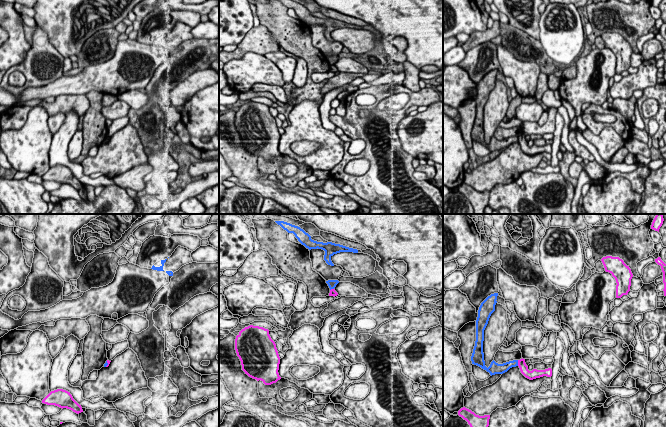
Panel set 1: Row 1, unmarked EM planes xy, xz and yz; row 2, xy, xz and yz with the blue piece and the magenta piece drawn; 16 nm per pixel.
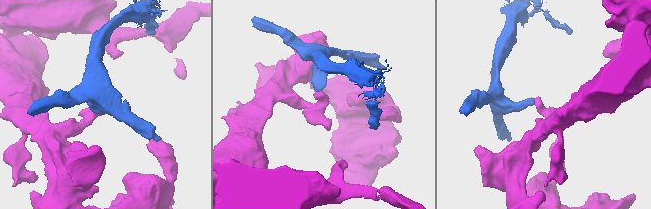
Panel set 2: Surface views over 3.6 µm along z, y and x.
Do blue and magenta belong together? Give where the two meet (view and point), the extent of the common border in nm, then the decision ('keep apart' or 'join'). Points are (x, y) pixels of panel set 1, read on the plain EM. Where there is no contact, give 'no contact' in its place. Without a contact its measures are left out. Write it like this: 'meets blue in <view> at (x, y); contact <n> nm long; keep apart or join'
meets blue in yz at (517, 139); contact 100 nm long; keep apart

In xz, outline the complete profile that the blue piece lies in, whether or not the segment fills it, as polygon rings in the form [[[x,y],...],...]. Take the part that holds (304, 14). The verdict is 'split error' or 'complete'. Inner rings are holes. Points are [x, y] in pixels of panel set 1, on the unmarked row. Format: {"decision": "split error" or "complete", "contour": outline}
{"decision": "complete", "contour": [[[278,0],[278,1],[280,1],[288,9],[293,9],[295,13],[298,15],[298,17],[309,26],[317,24],[324,26],[325,27],[324,36],[328,41],[334,42],[334,40],[331,37],[331,33],[334,30],[340,28],[358,29],[357,25],[349,24],[340,20],[335,20],[332,18],[323,19],[314,17],[311,15],[311,12],[308,9],[306,9],[303,5],[301,5],[298,2],[292,0]]]}

